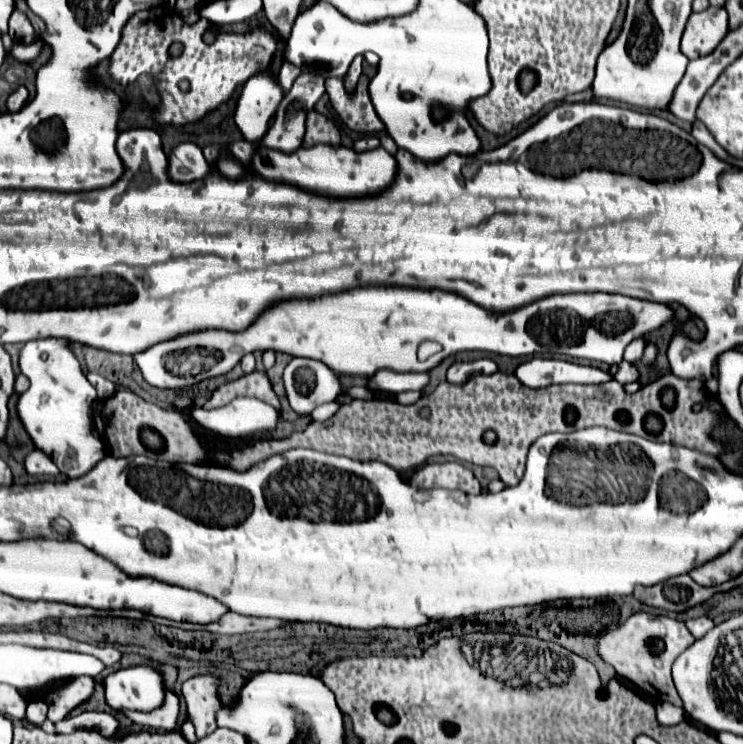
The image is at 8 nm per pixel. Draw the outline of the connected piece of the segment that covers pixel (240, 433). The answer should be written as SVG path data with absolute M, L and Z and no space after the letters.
M237 397L219 409L197 407L191 417L205 431L225 439L245 439L261 431L273 431L279 421L279 413L255 397Z

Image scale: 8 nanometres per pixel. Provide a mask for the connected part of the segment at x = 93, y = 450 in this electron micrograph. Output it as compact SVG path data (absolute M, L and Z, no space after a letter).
M39 339L29 341L21 349L19 369L31 381L31 387L17 399L17 417L33 441L35 449L43 451L69 479L83 477L105 455L105 445L93 423L97 401L96 389L81 373L69 341Z

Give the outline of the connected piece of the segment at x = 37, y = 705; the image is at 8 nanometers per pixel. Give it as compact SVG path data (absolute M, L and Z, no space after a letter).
M33 701L33 703L29 703L25 721L31 723L33 727L41 727L45 719L47 719L47 705L45 705L43 701Z

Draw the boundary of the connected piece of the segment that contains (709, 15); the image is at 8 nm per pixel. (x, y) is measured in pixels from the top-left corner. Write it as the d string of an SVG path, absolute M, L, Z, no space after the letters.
M709 7L707 11L693 13L681 39L681 51L689 59L705 57L721 43L727 31L727 13L721 7Z

